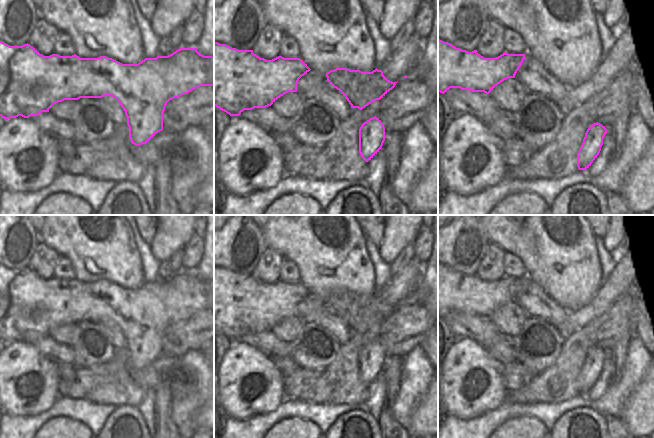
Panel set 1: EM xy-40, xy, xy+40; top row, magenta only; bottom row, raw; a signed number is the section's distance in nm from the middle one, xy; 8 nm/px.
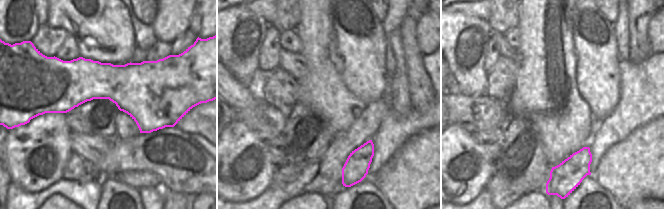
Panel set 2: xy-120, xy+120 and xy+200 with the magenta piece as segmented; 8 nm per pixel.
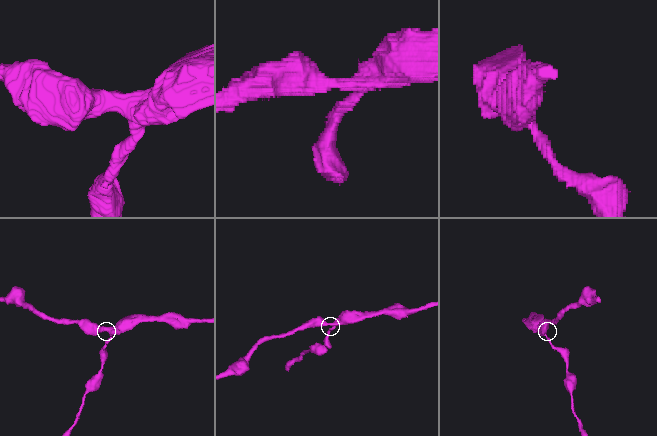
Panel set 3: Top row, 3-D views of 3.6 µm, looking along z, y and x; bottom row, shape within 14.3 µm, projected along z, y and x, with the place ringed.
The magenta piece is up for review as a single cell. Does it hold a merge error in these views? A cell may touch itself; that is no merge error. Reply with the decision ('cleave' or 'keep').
keep

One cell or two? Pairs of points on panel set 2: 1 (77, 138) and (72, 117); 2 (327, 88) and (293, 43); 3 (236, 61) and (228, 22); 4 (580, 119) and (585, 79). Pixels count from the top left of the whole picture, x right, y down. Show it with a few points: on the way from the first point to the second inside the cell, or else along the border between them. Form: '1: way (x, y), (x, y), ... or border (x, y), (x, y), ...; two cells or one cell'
1: border (72, 132), (89, 135); two cells
2: border (295, 29), (301, 42), (300, 52); two cells
3: way (233, 51), (231, 35), (228, 32); one cell
4: border (575, 76), (577, 91), (587, 104), (594, 119); two cells

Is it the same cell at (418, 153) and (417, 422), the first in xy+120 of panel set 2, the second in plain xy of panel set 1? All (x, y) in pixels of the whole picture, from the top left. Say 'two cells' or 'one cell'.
one cell

